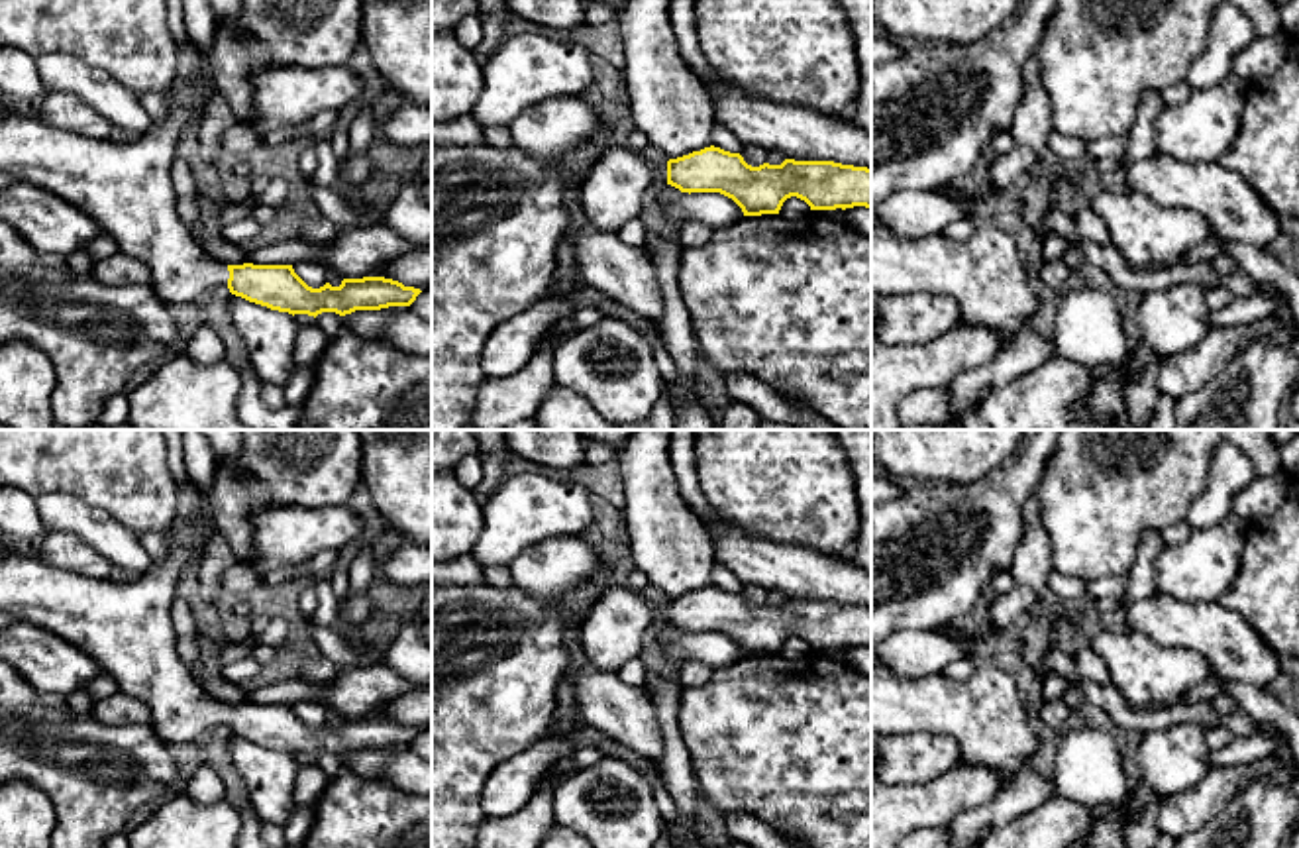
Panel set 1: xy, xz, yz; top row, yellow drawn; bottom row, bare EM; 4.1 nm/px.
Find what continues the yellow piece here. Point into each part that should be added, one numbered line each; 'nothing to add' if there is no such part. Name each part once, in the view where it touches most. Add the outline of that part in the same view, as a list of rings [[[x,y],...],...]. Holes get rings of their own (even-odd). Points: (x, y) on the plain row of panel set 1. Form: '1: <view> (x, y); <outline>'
1: xy (126, 627); [[[239,430],[239,436],[239,463],[249,477],[239,479],[226,465],[218,465],[210,497],[200,499],[198,516],[190,524],[177,524],[165,557],[133,581],[92,579],[0,546],[0,610],[51,630],[92,656],[122,693],[149,709],[149,724],[169,746],[194,742],[212,728],[228,726],[230,718],[228,705],[210,697],[181,662],[171,618],[179,581],[188,567],[198,567],[208,534],[216,530],[228,542],[235,563],[245,563],[253,554],[253,508],[338,506],[345,504],[361,483],[357,430]]]

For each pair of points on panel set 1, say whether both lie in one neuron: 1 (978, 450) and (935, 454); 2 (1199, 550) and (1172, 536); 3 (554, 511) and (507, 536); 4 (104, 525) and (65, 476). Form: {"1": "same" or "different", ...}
{"1": "same", "2": "different", "3": "same", "4": "different"}

